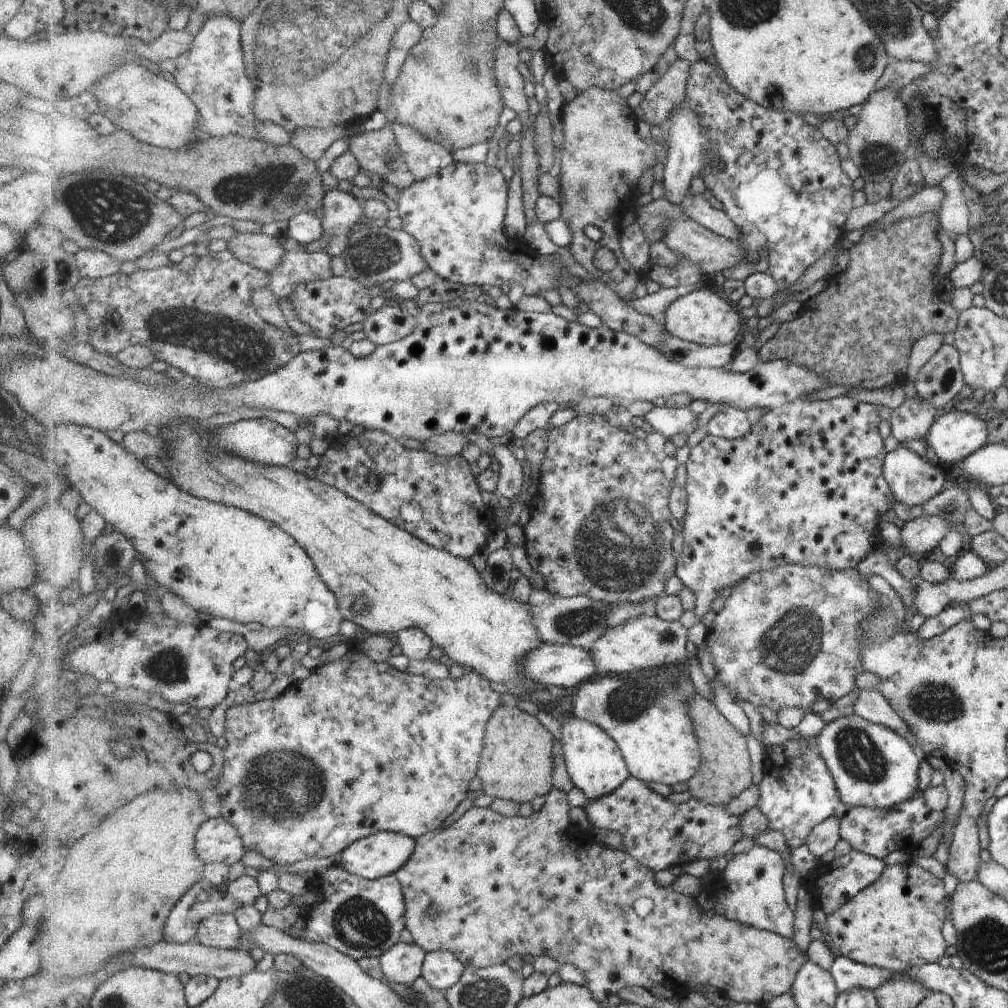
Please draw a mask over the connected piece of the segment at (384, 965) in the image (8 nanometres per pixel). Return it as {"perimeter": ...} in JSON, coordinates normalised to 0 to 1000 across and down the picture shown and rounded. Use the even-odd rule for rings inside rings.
{"perimeter":[[[397,935],[376,949],[377,960],[384,974],[409,977],[419,968],[423,948],[423,942],[414,936]]]}

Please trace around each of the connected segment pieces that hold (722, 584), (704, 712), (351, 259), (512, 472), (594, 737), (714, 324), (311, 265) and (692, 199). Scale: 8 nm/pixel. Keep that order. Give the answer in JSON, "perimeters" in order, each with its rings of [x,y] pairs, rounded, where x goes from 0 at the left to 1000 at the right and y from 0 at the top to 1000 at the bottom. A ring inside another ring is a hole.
{"perimeters":[[[[833,392],[826,397],[813,398],[789,398],[787,401],[780,401],[769,407],[758,409],[756,414],[746,423],[737,435],[721,437],[701,432],[701,435],[687,444],[686,452],[681,460],[681,479],[678,484],[683,490],[683,507],[679,514],[679,521],[676,528],[679,533],[679,540],[676,552],[671,562],[671,571],[690,591],[690,601],[687,605],[690,613],[699,611],[707,604],[707,597],[715,594],[715,585],[726,583],[737,577],[747,568],[764,566],[779,561],[797,561],[804,563],[814,563],[825,566],[847,564],[853,556],[856,556],[866,546],[866,534],[870,532],[870,512],[882,504],[884,500],[884,484],[874,472],[874,458],[876,456],[876,440],[874,434],[870,431],[872,421],[872,405],[870,402],[849,398],[844,394],[838,395]]],[[[691,688],[687,692],[685,707],[690,718],[690,729],[694,734],[697,750],[693,768],[686,773],[684,779],[686,792],[702,799],[722,799],[729,791],[747,780],[741,732],[713,706],[707,695],[699,694],[695,689]]],[[[354,221],[346,231],[345,245],[336,254],[342,263],[338,275],[353,277],[364,286],[380,280],[406,279],[410,274],[428,267],[418,252],[416,239],[399,226],[388,227],[371,222]]],[[[495,439],[489,441],[485,451],[494,456],[498,465],[495,467],[492,490],[494,493],[504,494],[507,498],[510,498],[513,492],[517,490],[517,482],[521,478],[518,457],[511,454],[507,441],[496,441]]],[[[567,708],[557,714],[558,746],[567,775],[582,791],[590,794],[604,790],[627,771],[615,740],[592,717]]],[[[696,286],[668,299],[660,311],[660,325],[666,332],[676,337],[708,344],[725,340],[731,333],[739,317],[728,304],[725,304],[713,290]]],[[[285,249],[277,264],[268,270],[267,286],[277,297],[289,295],[301,281],[319,279],[330,275],[328,253],[322,249],[305,251]]],[[[684,190],[674,204],[684,216],[699,223],[703,228],[729,240],[734,238],[734,228],[725,215],[718,207],[710,207],[706,202],[702,202],[696,192],[685,192]]]]}

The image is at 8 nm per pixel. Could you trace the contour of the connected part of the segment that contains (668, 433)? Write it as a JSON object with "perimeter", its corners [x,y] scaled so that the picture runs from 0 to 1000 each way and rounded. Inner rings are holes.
{"perimeter":[[[662,403],[648,404],[637,415],[650,429],[657,431],[660,435],[668,435],[672,432],[686,431],[693,426],[691,421],[691,410],[686,409],[683,404],[667,406]]]}

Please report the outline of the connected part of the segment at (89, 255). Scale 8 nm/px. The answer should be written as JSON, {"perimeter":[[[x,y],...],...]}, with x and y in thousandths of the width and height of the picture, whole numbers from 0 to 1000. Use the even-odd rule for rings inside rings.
{"perimeter":[[[73,247],[81,276],[97,277],[120,270],[120,261],[99,248]]]}

